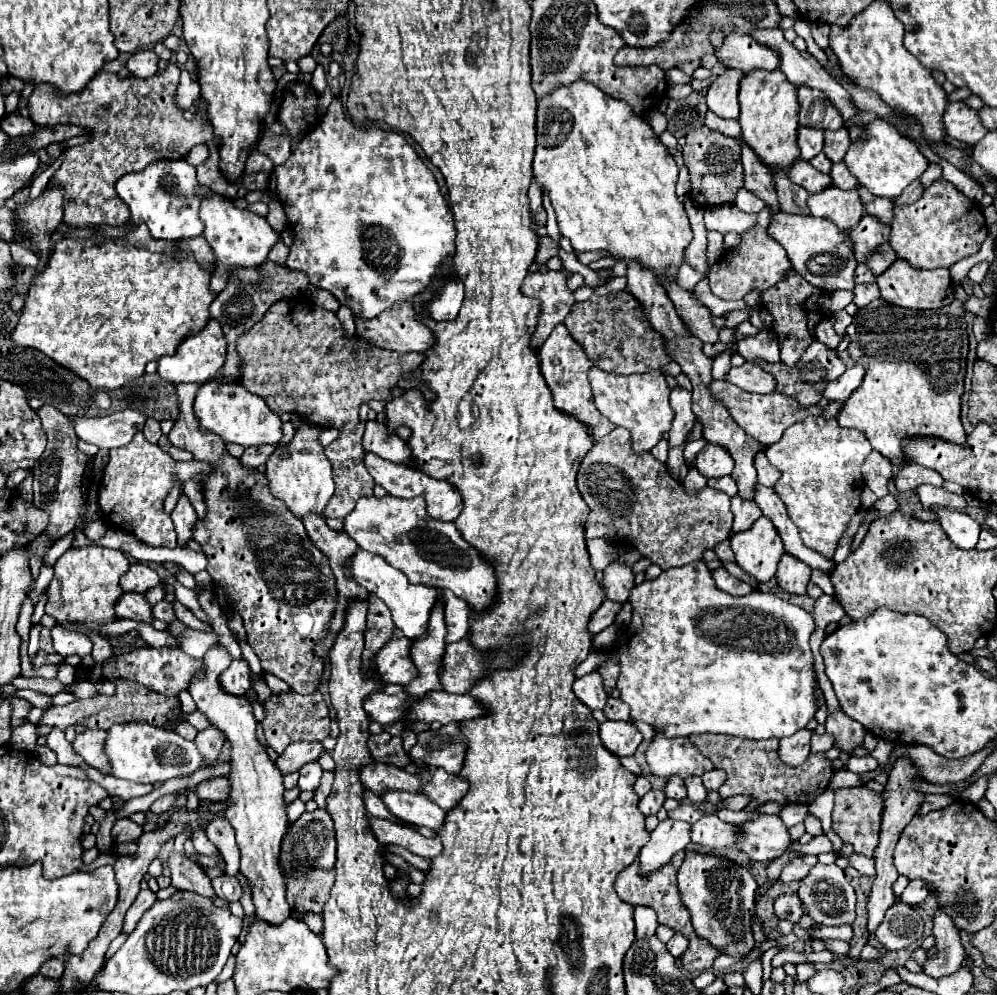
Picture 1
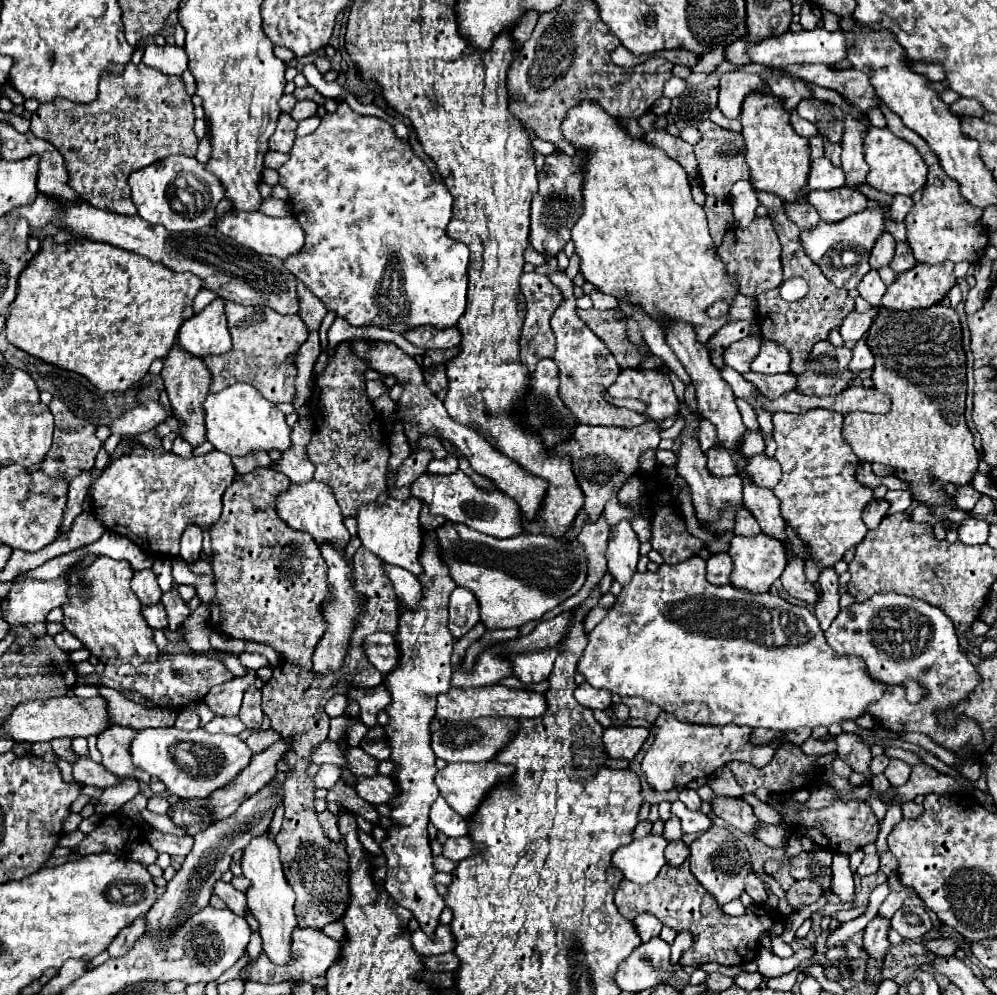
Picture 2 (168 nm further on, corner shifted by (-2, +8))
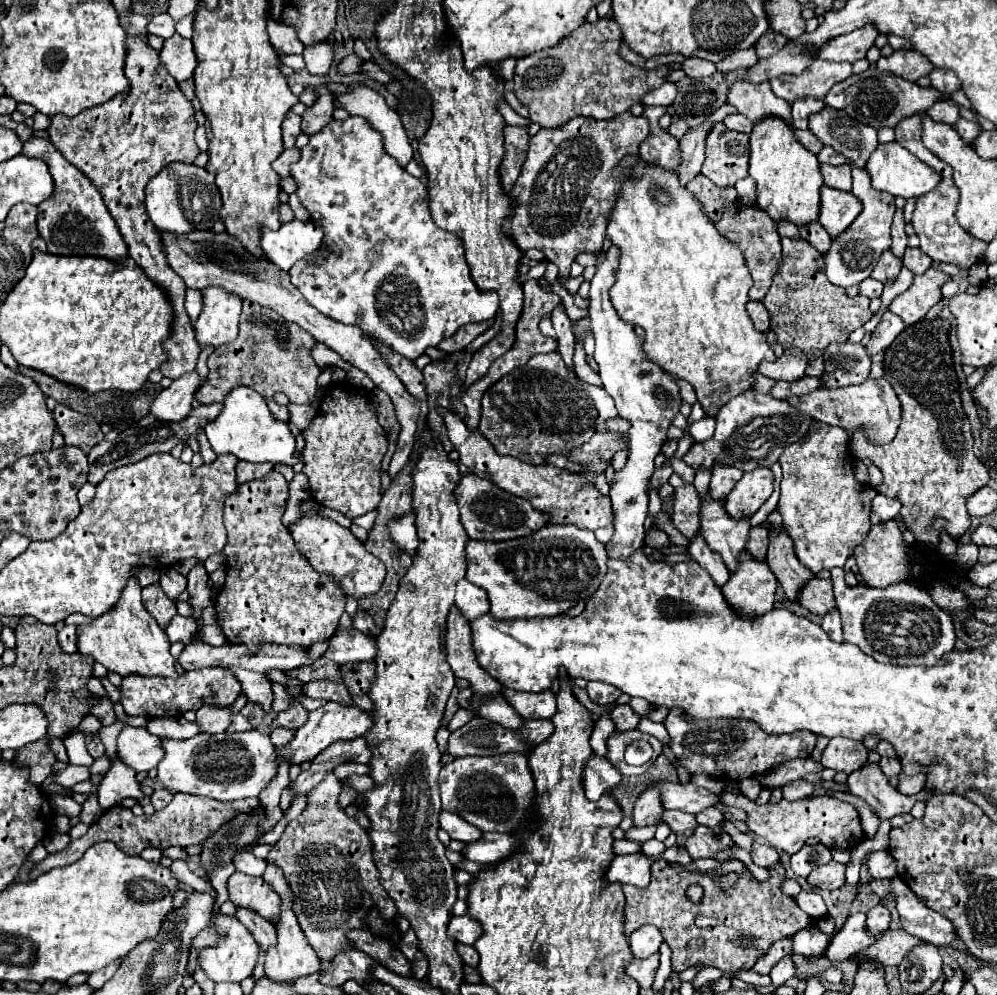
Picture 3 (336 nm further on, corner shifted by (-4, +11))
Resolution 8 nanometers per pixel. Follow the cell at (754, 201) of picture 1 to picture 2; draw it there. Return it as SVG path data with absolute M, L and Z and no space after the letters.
M739 180L733 184L731 204L735 210L735 224L737 226L749 226L749 220L755 218L755 208L759 206L757 192L749 180Z

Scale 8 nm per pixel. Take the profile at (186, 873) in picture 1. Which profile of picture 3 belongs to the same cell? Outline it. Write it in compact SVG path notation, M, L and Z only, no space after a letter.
M237 907L235 915L253 933L255 941L263 949L275 945L275 927L265 917L259 917L259 913L255 913L253 909L243 909L243 907Z

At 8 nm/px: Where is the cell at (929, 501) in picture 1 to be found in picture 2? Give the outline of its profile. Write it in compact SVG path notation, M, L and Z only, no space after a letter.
M969 484L969 486L961 486L961 488L957 490L957 494L955 494L955 504L957 504L961 510L971 512L971 510L975 508L975 504L979 502L979 498L981 498L981 494Z

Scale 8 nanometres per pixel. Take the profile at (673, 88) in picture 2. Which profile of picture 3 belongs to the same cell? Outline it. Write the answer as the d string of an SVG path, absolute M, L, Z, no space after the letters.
M667 81L659 89L649 91L643 97L643 105L671 105L675 97L677 97L677 85L673 81Z

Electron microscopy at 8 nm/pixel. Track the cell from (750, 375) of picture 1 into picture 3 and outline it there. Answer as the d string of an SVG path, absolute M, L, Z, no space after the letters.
M783 237L783 263L773 279L773 285L769 287L765 295L765 309L769 311L771 325L769 329L775 333L777 343L783 349L797 347L807 355L807 375L813 377L801 377L799 381L775 381L769 395L787 399L791 395L803 395L819 389L817 377L823 373L823 349L829 343L845 343L849 333L861 327L865 321L871 319L869 311L869 299L863 295L847 297L843 287L831 285L825 277L825 265L821 259L821 253L801 237L789 239Z

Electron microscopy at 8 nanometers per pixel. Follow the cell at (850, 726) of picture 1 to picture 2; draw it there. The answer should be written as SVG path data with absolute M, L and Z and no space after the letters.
M841 734L835 738L837 740L837 756L841 760L845 760L853 772L859 772L867 778L871 778L871 770L869 770L869 764L871 764L871 752L869 752L869 746L863 744L863 740L857 736L857 734Z

